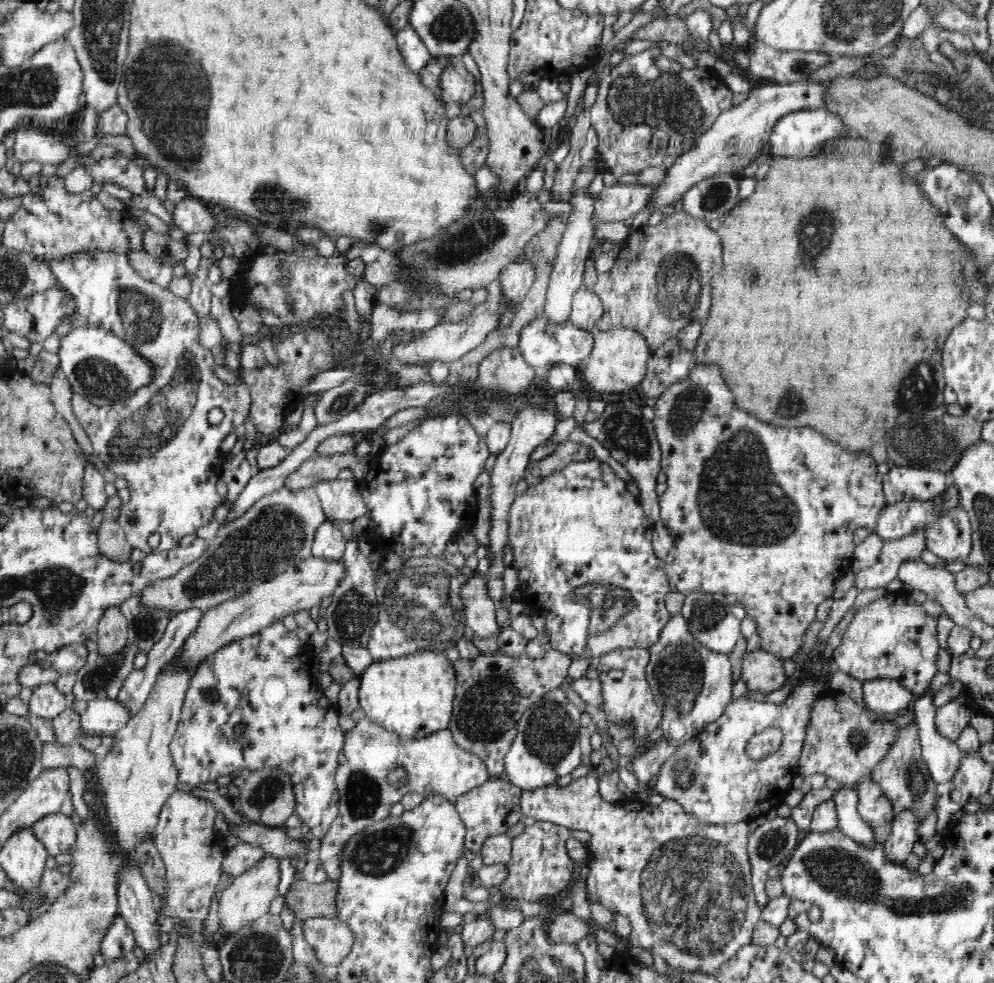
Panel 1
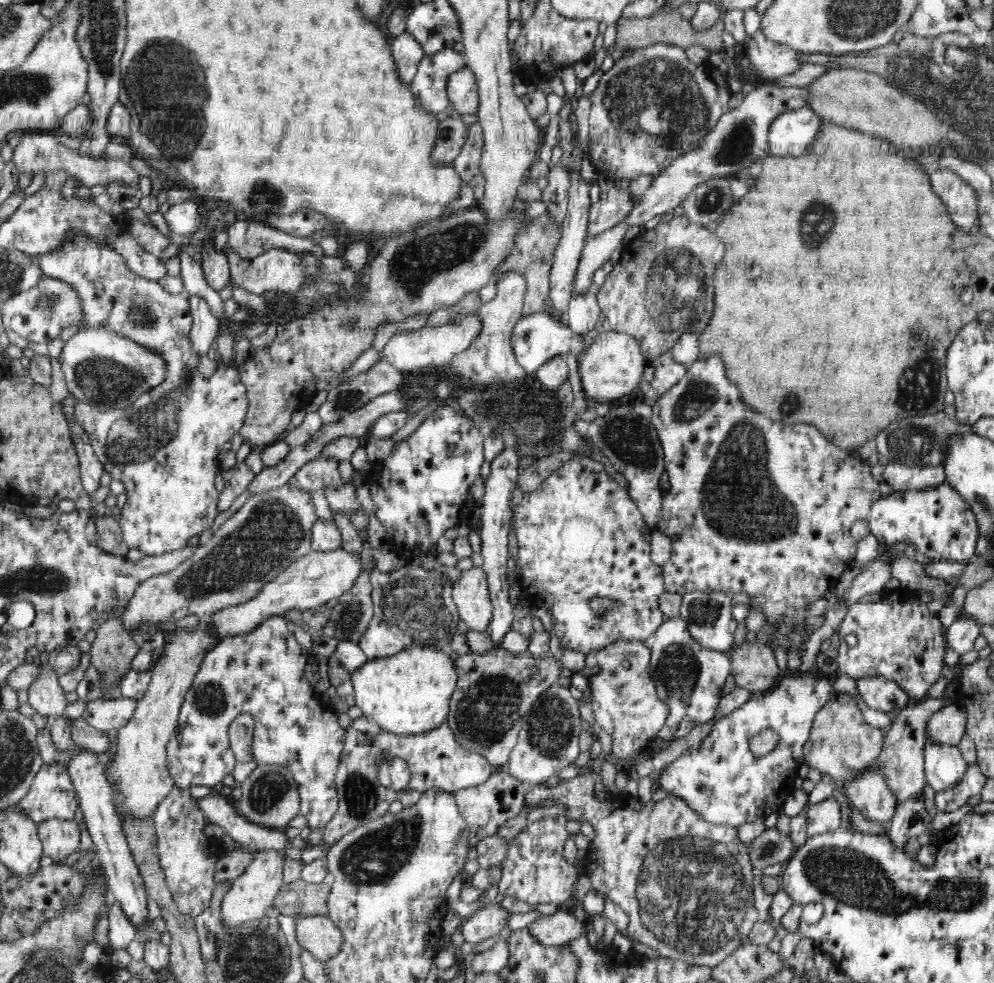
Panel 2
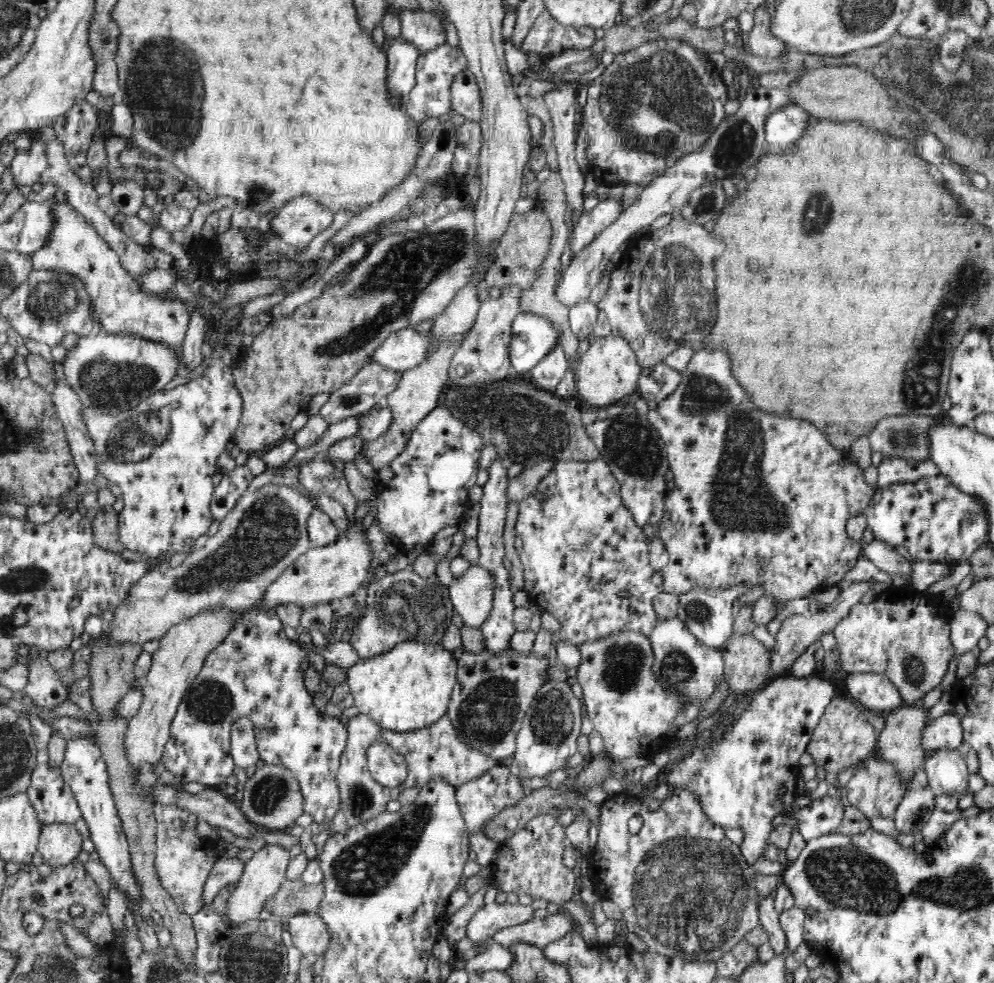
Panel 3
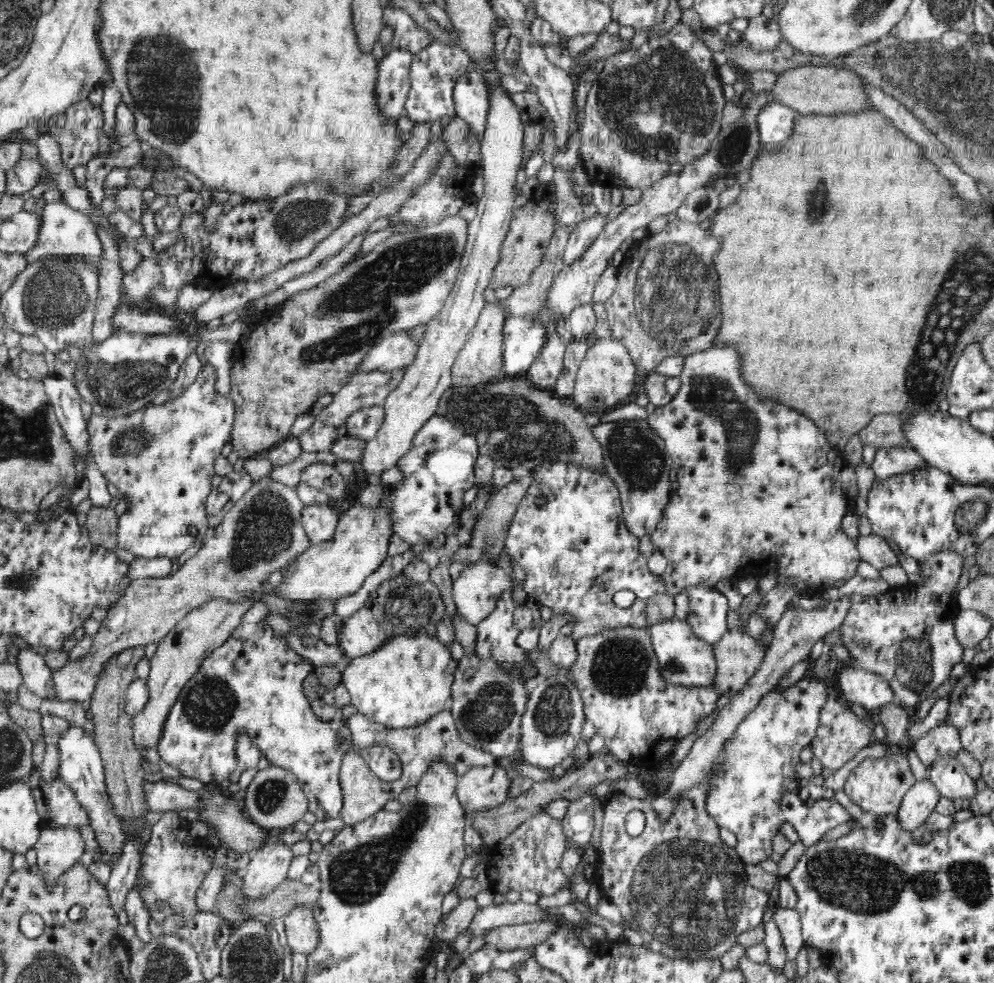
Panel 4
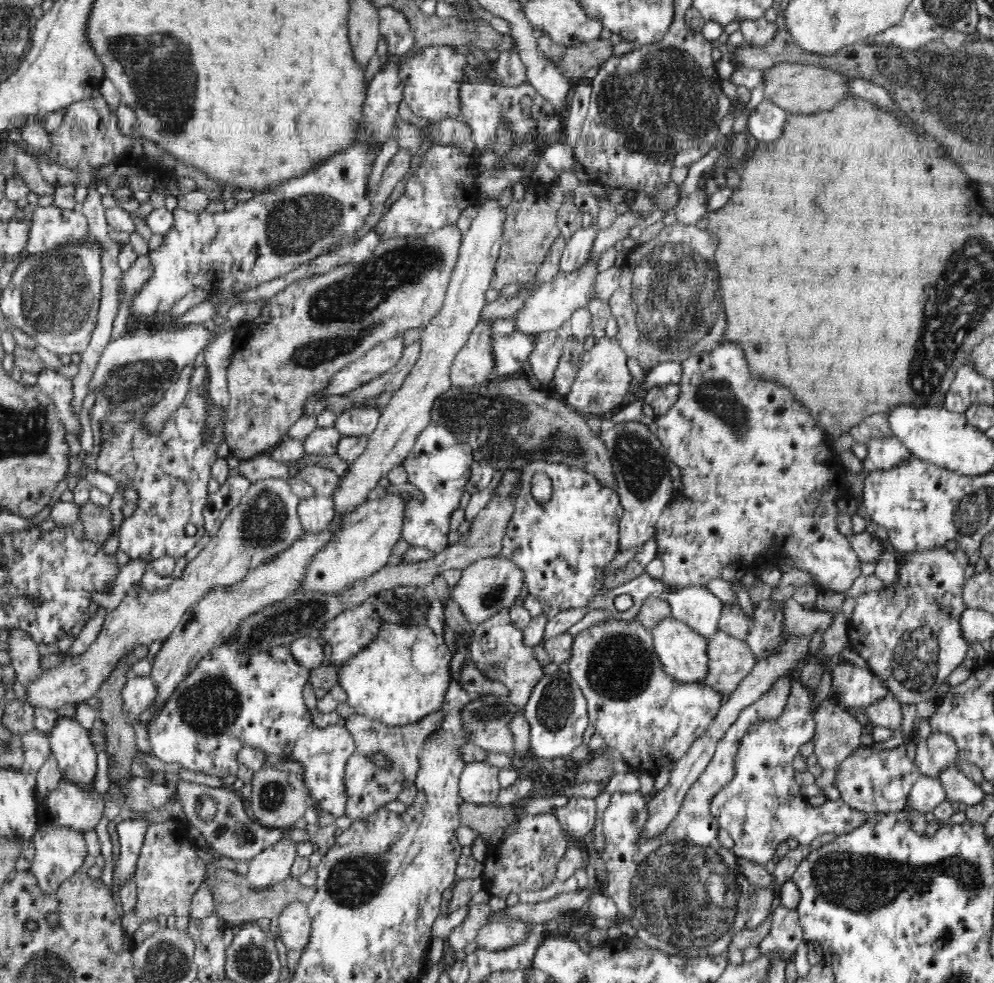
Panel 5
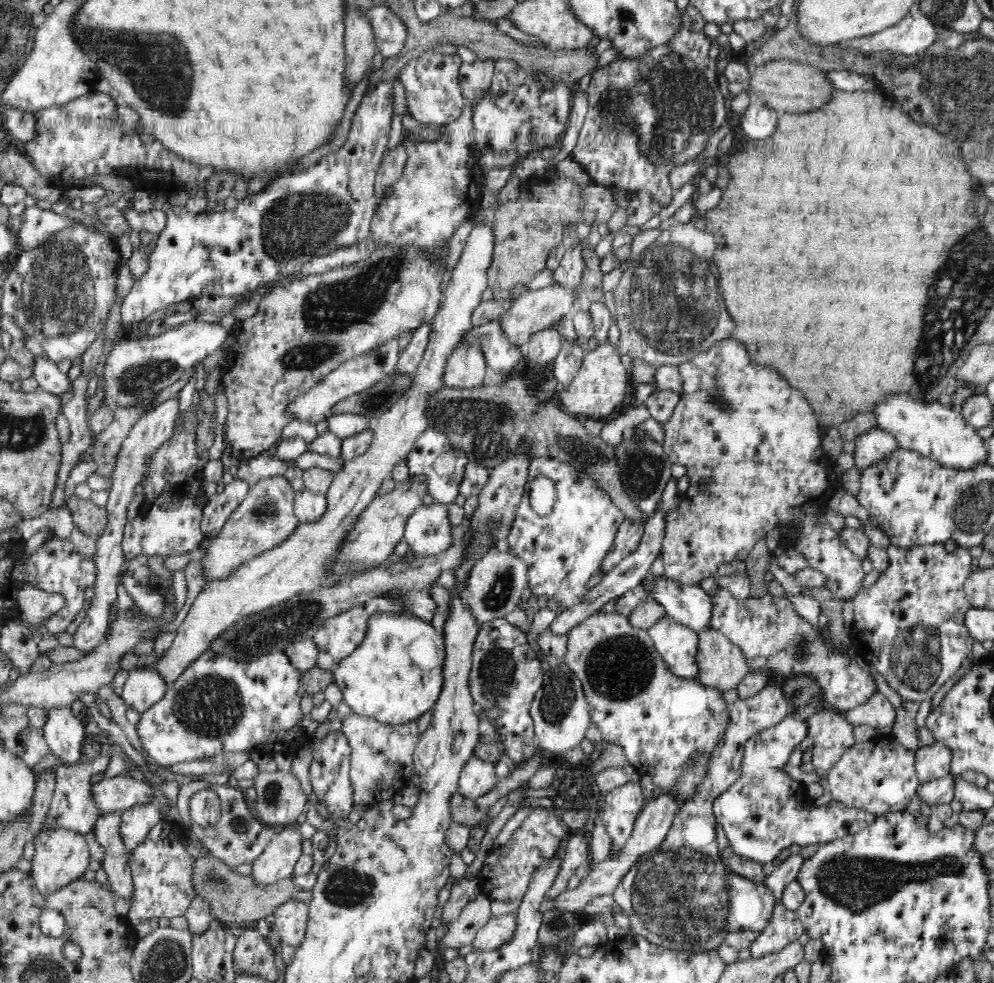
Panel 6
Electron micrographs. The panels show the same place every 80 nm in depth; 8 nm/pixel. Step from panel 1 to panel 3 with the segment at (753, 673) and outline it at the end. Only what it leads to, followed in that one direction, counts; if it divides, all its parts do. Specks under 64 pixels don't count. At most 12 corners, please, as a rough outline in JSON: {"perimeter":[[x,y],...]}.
{"perimeter":[[750,632],[719,649],[730,694],[764,689],[772,655]]}

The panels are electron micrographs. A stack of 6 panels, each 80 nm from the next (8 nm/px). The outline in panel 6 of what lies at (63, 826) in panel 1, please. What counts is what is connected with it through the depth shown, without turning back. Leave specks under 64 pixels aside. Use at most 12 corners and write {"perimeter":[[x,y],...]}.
{"perimeter":[[43,828],[29,872],[42,895],[83,876],[84,835]]}

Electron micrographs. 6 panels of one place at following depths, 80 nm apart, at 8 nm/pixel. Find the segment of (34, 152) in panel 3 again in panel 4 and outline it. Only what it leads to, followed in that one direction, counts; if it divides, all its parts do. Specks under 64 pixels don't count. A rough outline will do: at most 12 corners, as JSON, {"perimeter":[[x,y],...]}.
{"perimeter":[[19,156],[5,170],[6,194],[22,195],[42,176],[42,162]]}

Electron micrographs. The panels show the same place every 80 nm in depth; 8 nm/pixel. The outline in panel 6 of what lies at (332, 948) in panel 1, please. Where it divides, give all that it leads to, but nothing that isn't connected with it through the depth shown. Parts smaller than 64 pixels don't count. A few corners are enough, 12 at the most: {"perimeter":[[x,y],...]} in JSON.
{"perimeter":[[286,902],[275,912],[275,930],[296,949],[306,937],[308,906]]}

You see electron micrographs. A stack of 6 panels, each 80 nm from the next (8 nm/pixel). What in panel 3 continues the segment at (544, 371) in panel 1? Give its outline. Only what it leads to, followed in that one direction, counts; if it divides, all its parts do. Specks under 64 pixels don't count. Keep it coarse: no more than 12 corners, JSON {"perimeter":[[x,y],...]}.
{"perimeter":[[520,313],[510,360],[521,375],[560,346],[544,315]]}

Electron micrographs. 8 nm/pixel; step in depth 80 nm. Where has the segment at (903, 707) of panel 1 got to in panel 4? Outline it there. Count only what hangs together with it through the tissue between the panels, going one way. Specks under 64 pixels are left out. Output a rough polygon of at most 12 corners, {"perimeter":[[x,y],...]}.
{"perimeter":[[842,668],[839,688],[851,705],[874,710],[895,704],[880,674]]}

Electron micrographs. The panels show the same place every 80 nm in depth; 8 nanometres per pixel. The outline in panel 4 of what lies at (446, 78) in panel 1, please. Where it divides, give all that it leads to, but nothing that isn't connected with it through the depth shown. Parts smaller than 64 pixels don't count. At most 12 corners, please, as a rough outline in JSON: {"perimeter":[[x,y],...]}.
{"perimeter":[[470,70],[454,84],[456,116],[482,132],[488,110],[484,79]]}

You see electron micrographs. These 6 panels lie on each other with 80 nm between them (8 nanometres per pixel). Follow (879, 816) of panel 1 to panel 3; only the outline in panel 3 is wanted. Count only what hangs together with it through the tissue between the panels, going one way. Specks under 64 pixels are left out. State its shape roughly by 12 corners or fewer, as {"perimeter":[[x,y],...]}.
{"perimeter":[[879,757],[855,769],[848,800],[866,817],[893,818],[905,794]]}

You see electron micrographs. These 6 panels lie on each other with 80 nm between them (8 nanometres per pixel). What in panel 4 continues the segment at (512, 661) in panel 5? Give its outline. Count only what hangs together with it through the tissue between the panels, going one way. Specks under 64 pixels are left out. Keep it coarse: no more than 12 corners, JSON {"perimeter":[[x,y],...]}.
{"perimeter":[[512,590],[477,625],[474,652],[534,678],[533,655],[516,644]]}

